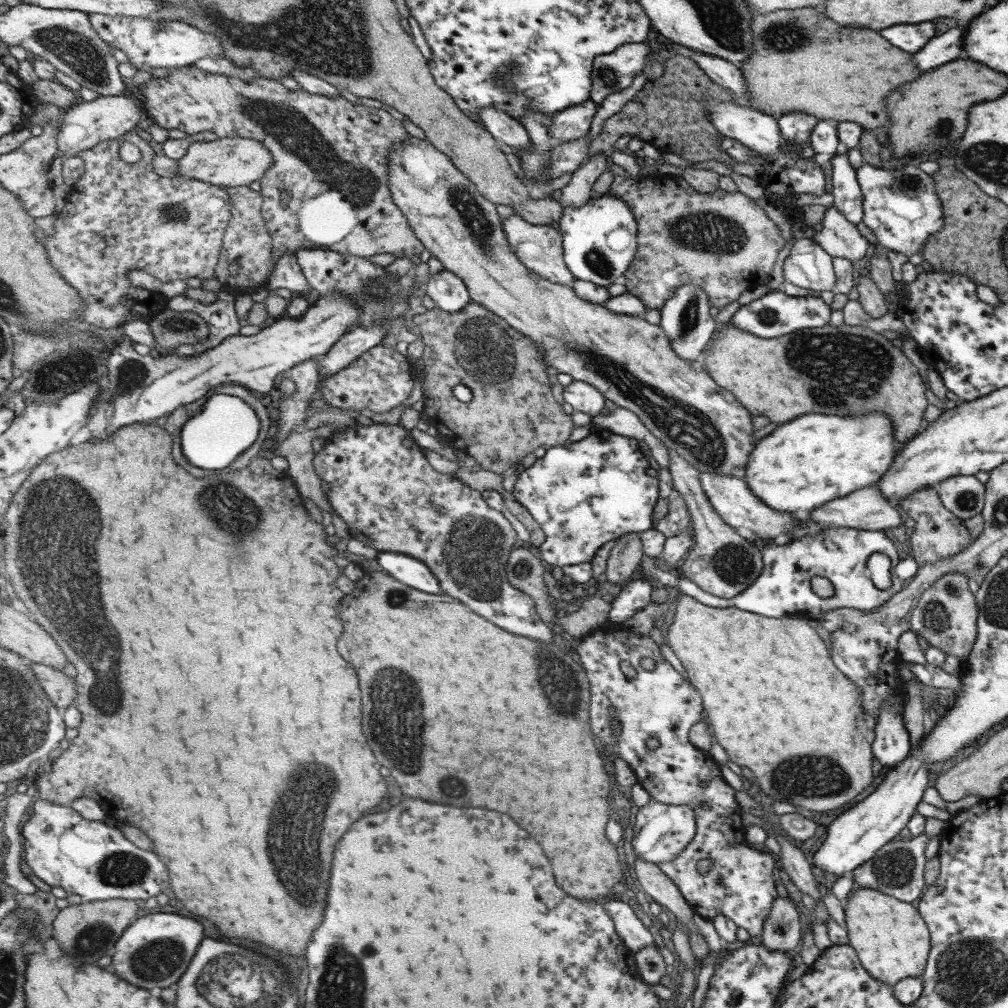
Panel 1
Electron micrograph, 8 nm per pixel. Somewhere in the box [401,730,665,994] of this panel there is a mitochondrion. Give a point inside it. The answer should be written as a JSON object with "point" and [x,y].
{"point":[447,787]}

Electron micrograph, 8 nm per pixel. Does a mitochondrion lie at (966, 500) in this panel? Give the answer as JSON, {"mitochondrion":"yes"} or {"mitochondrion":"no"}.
{"mitochondrion":"yes"}

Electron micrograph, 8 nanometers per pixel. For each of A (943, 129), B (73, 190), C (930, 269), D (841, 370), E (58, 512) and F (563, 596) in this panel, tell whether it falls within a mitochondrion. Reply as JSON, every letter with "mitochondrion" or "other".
{"A":"mitochondrion","B":"other","C":"other","D":"mitochondrion","E":"mitochondrion","F":"other"}

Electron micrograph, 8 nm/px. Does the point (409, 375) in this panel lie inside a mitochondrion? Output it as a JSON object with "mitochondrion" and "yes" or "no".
{"mitochondrion":"no"}

